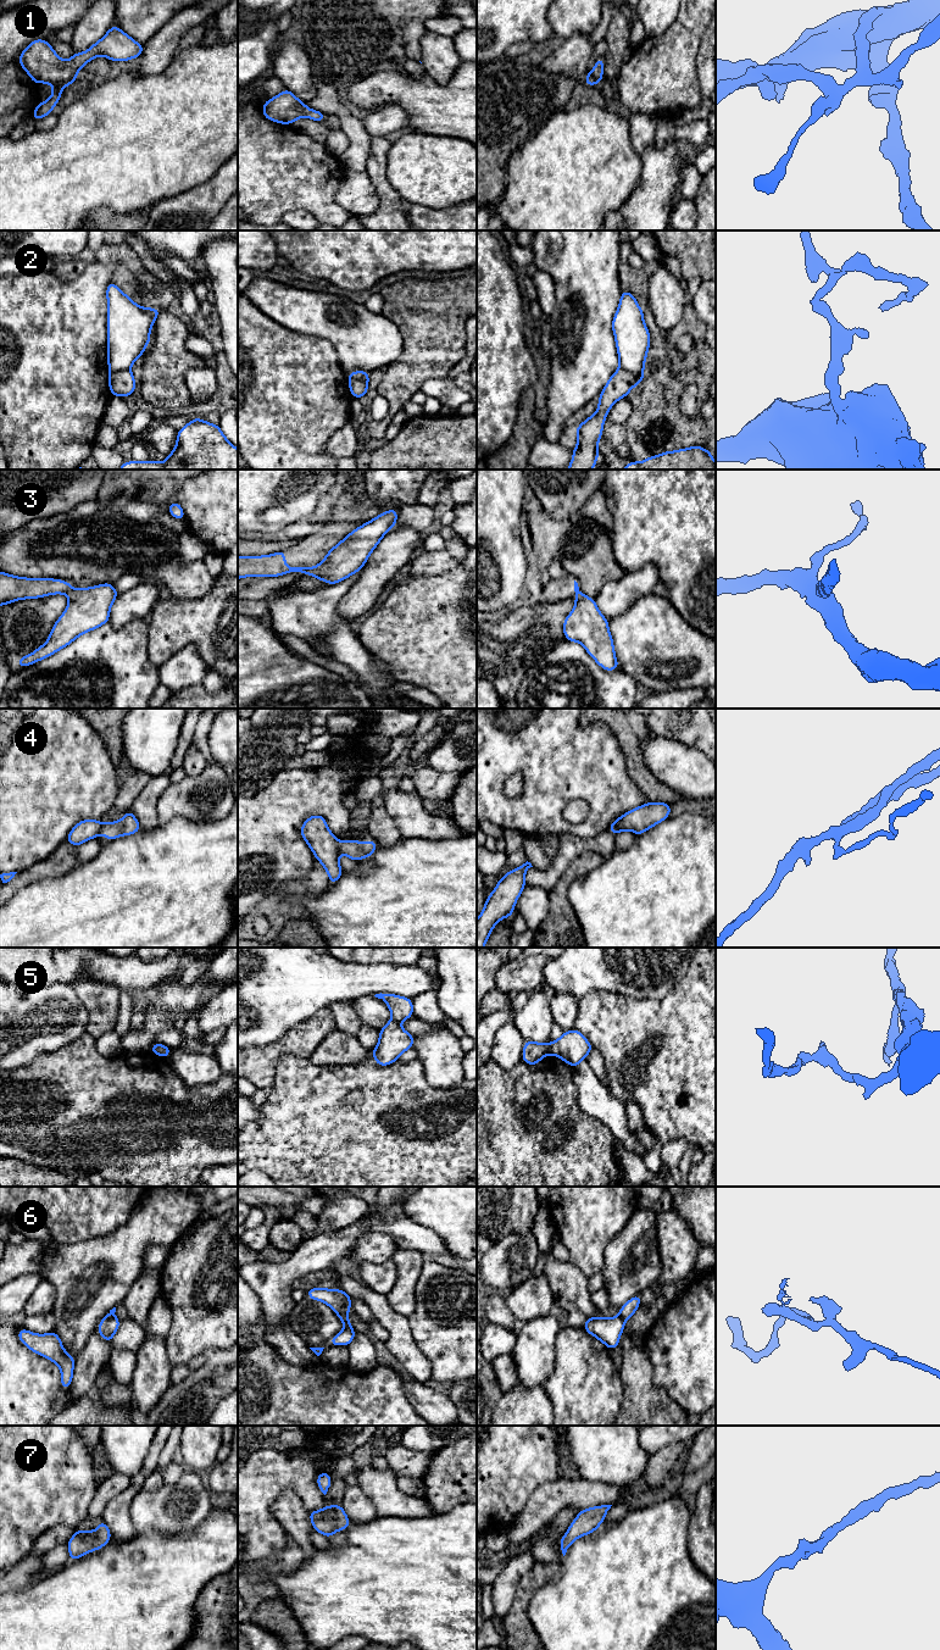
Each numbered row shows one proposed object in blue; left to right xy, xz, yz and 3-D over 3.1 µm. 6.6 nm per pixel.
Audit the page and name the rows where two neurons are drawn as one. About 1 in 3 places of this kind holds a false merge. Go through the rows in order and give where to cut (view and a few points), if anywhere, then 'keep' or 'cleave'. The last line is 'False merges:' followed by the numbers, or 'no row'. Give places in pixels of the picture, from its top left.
1: cut none; keep
2: cut yz (619, 367), (632, 372), (640, 379); cleave
3: cut none; keep
4: cut xy (103, 823), (98, 834); cleave
5: cut yz (548, 1044), (550, 1053); cleave
6: cut xz (344, 1328), (352, 1331); cleave
7: cut none; keep
False merges: 2, 4, 5, 6

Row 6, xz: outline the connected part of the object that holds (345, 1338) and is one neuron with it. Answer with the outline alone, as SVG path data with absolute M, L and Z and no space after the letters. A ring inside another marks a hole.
M344 1329L341 1333L334 1335L330 1339L329 1345L332 1346L338 1346L338 1345L344 1345L347 1346L352 1343L354 1338L355 1338L356 1332L351 1330L351 1329Z

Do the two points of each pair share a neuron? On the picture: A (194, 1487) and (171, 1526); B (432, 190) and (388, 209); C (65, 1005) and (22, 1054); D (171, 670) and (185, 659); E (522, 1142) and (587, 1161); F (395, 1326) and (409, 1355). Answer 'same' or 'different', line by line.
A: same
B: different
C: same
D: same
E: same
F: same

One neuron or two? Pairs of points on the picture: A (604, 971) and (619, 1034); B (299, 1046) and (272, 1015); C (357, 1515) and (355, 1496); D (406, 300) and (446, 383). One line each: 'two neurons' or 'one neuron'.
A: two neurons
B: two neurons
C: one neuron
D: two neurons

